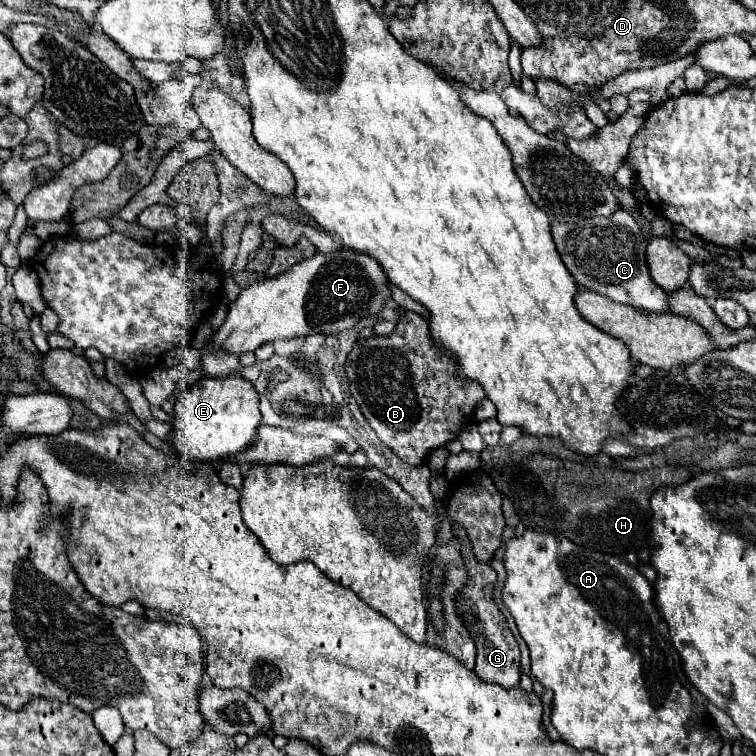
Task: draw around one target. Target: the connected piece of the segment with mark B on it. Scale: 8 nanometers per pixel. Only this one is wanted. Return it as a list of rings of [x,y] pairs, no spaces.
[[[411,310],[401,314],[397,328],[389,336],[359,340],[349,354],[345,372],[349,376],[351,394],[377,438],[407,464],[423,464],[431,450],[455,440],[461,426],[473,420],[475,406],[485,398],[483,386],[475,380],[459,376],[455,354],[445,348],[441,350],[429,336],[429,322]]]

